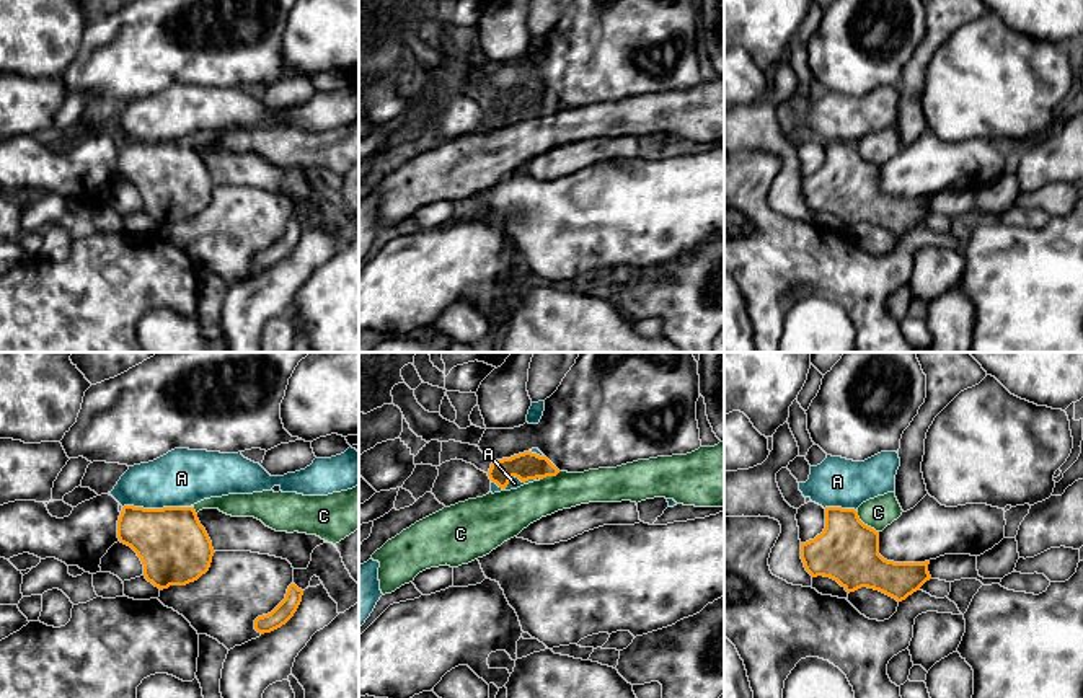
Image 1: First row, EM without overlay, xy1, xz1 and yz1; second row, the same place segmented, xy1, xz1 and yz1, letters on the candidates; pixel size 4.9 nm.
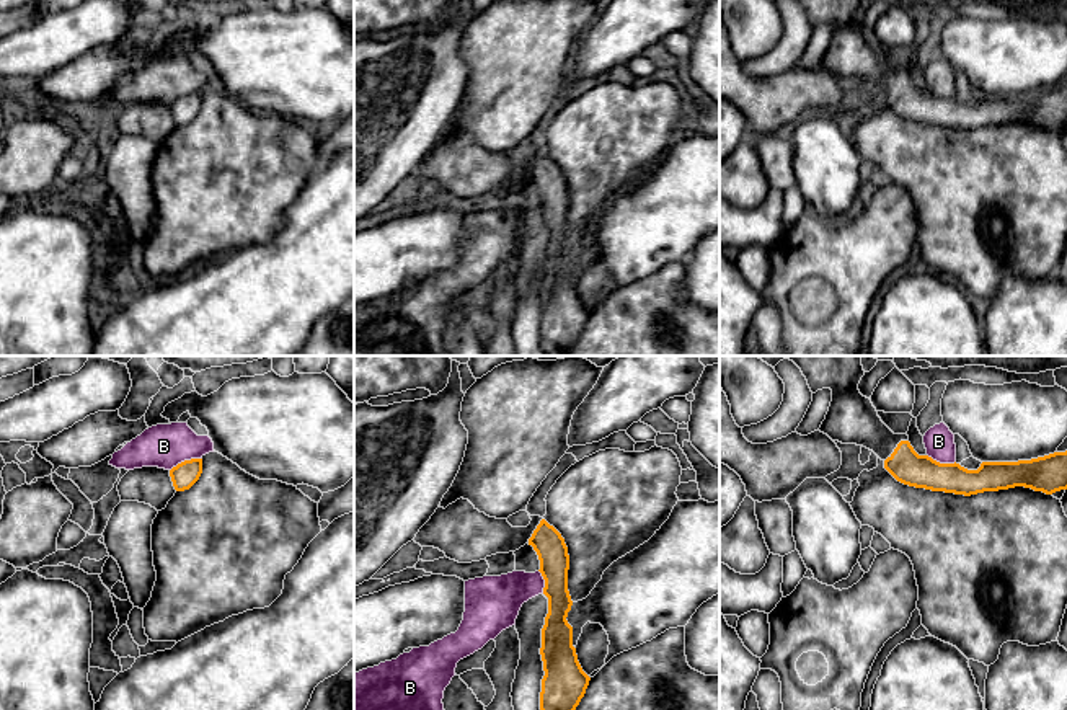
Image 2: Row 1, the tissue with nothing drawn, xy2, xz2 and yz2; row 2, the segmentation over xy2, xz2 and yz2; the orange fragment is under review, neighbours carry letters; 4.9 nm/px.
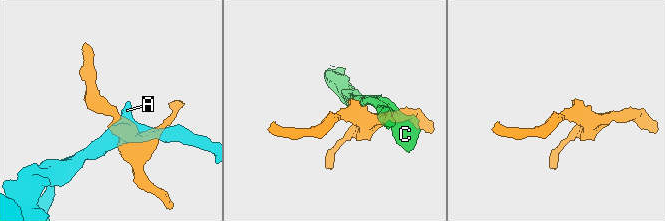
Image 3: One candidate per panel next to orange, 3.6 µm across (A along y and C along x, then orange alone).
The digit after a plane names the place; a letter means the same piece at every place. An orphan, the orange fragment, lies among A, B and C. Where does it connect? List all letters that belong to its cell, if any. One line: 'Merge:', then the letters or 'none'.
Merge: none

